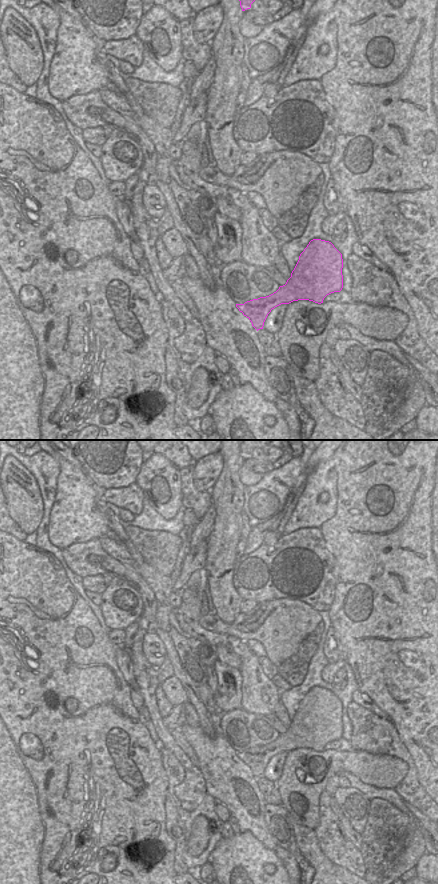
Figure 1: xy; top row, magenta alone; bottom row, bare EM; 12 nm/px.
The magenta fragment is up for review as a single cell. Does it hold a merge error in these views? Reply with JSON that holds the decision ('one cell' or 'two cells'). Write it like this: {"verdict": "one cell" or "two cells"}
{"verdict": "one cell"}

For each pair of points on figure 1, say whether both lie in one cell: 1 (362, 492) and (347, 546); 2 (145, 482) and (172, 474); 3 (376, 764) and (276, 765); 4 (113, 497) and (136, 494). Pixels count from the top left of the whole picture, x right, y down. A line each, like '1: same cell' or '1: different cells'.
1: same cell
2: same cell
3: different cells
4: same cell

